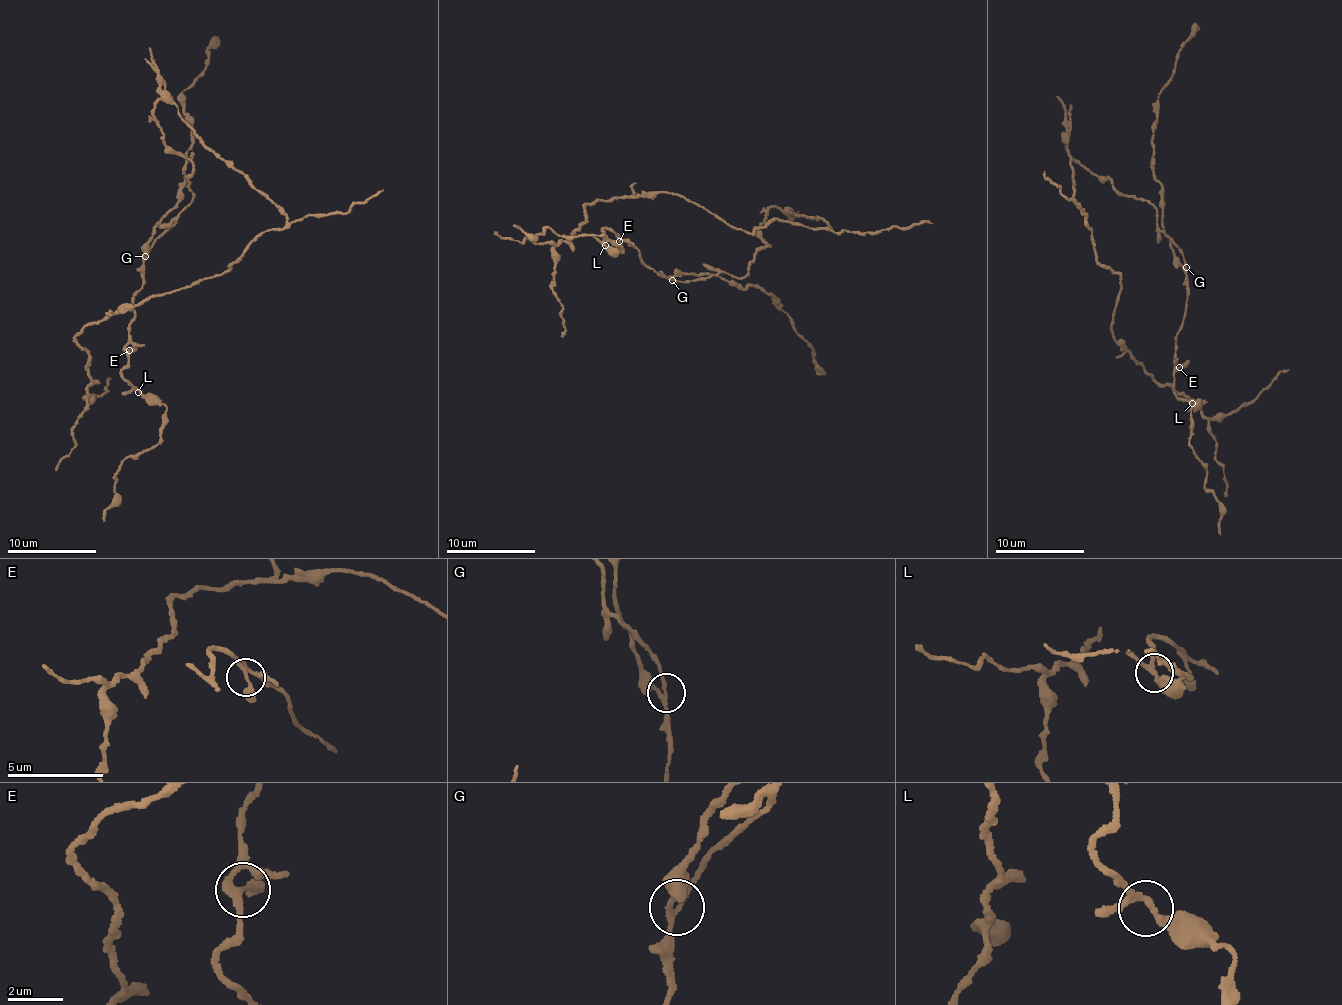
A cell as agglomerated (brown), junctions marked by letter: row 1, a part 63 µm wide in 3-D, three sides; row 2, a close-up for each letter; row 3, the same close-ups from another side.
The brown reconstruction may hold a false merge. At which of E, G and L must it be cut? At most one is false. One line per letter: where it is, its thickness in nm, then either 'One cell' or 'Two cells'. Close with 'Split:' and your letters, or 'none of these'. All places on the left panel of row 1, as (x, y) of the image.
E: Place: (129, 350). Thickness 240 nm. One cell
G: Place: (145, 256). Thickness 170 nm. Two cells
L: Place: (138, 392). Thickness 190 nm. One cell
Split: G

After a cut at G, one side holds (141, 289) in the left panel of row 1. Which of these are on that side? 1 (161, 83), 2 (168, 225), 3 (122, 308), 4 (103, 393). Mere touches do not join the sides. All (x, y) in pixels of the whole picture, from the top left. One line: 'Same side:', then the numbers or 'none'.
Same side: none

